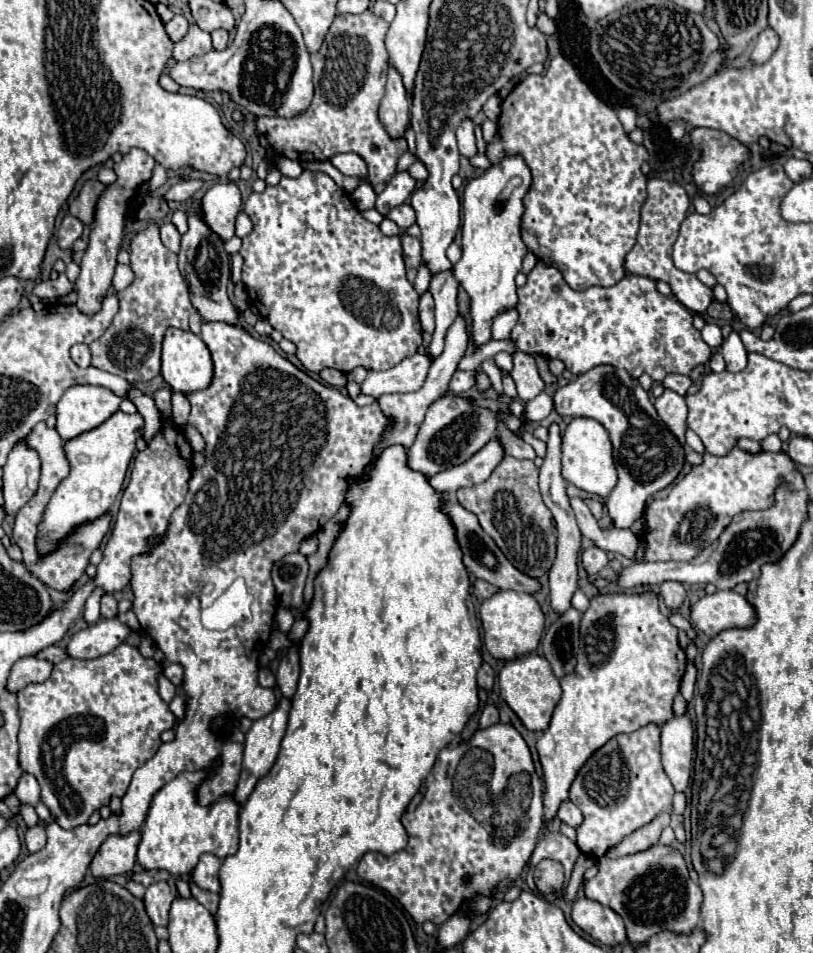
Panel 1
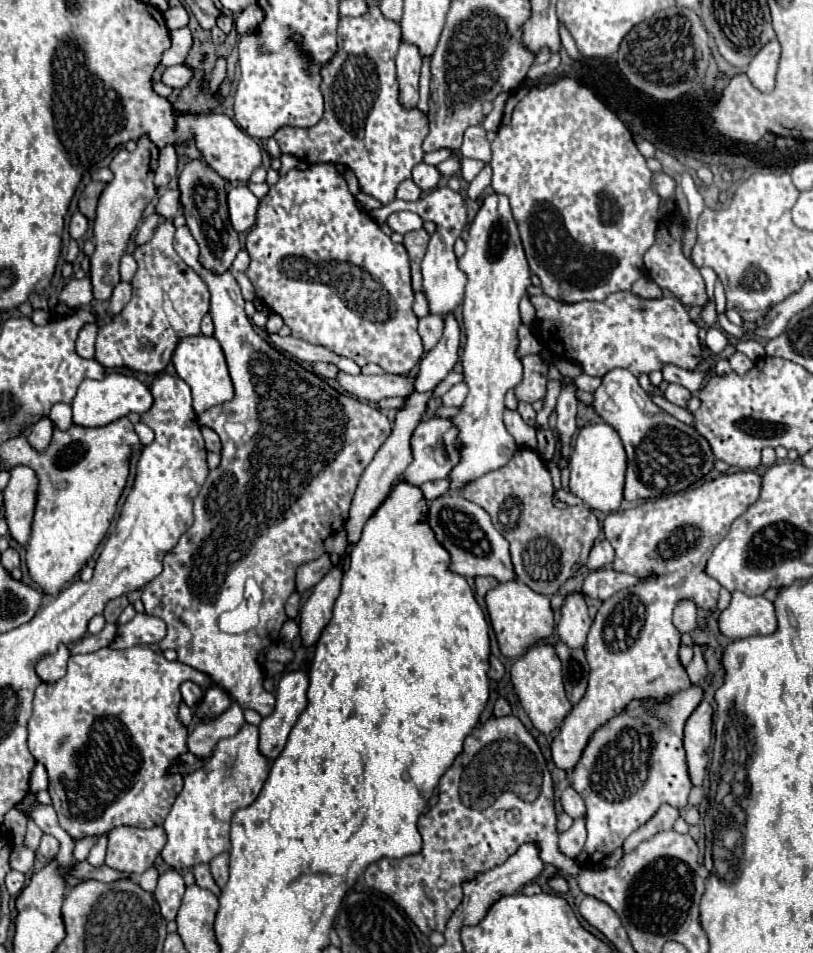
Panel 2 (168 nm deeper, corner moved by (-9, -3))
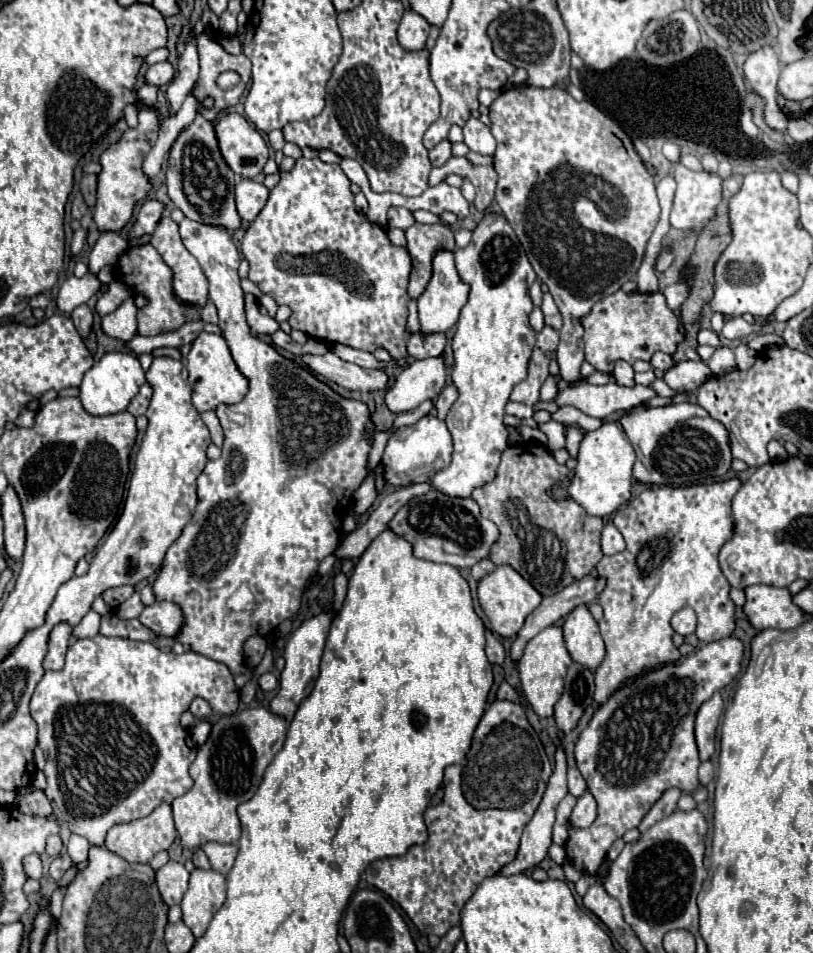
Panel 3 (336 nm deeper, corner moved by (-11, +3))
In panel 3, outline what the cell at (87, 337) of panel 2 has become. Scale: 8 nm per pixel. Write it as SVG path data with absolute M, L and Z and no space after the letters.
M80 304L70 316L72 316L72 322L74 322L76 330L80 332L80 336L88 336L90 328L92 328L92 310L86 304Z

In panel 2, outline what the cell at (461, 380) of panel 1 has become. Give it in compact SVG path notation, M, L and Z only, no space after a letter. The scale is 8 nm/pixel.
M464 382L452 386L444 396L442 396L442 402L444 406L460 406L464 400L466 400L466 394L468 394L468 386Z

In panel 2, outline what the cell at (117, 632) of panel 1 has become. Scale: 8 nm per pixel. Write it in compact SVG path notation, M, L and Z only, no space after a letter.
M136 614L130 622L118 624L118 632L110 648L124 650L142 644L156 644L166 636L166 624L160 618L148 614Z

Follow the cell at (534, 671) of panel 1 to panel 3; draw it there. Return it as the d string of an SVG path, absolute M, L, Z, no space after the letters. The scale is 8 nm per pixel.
M548 626L542 632L538 632L524 650L522 660L518 662L518 674L522 680L522 688L524 694L528 698L528 702L532 704L534 712L540 718L548 718L552 716L552 708L556 704L556 700L562 696L564 692L564 676L568 672L568 664L572 664L572 658L564 646L564 638L562 638L562 628L560 626Z

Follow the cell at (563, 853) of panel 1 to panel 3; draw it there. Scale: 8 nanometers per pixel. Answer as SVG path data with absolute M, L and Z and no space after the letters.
M586 790L580 798L578 798L578 804L574 806L572 810L572 816L570 816L570 822L576 826L576 828L588 828L596 818L596 800L594 796Z

